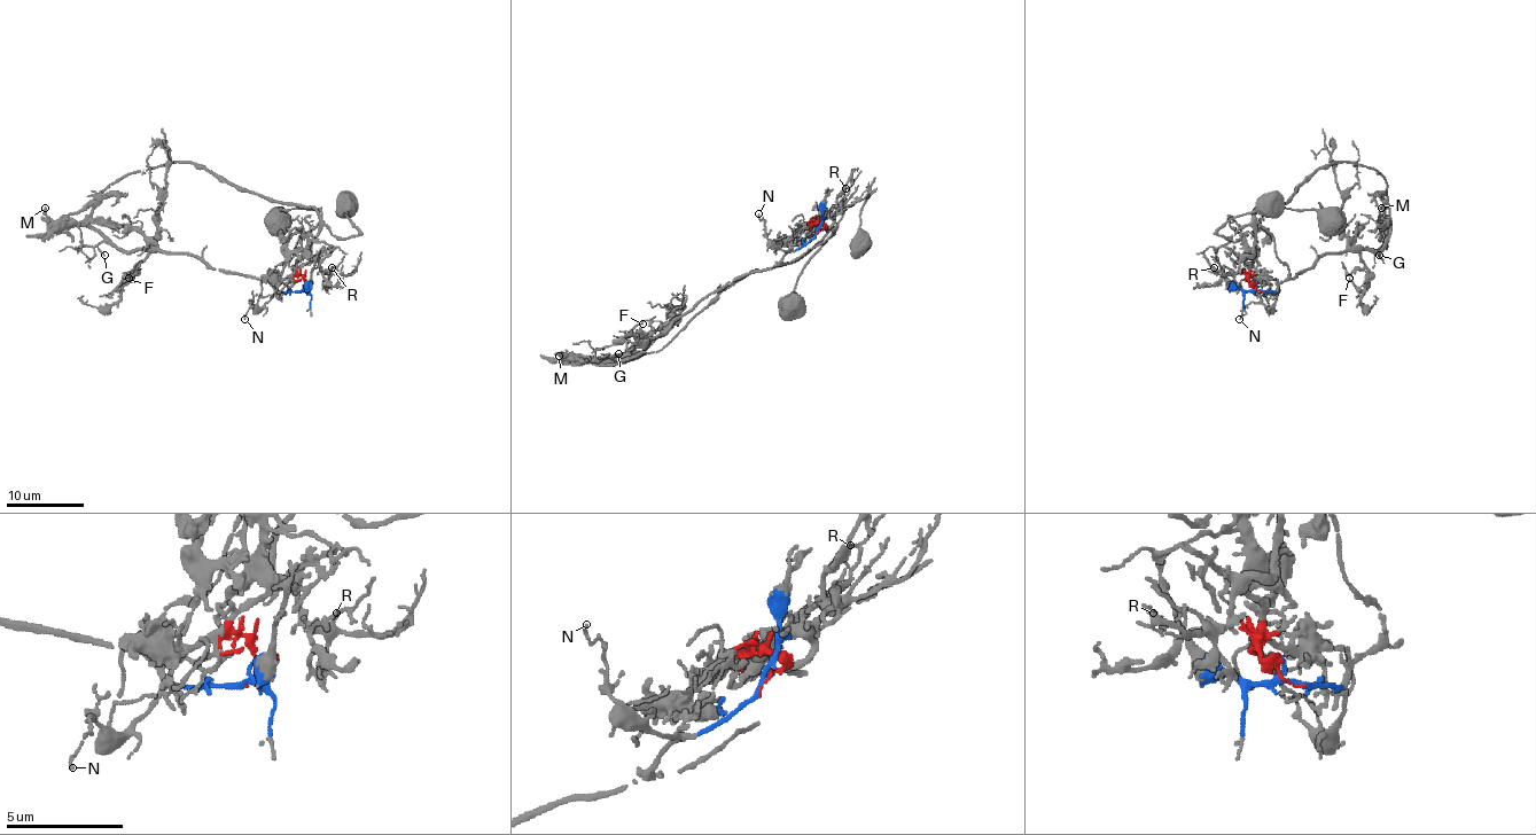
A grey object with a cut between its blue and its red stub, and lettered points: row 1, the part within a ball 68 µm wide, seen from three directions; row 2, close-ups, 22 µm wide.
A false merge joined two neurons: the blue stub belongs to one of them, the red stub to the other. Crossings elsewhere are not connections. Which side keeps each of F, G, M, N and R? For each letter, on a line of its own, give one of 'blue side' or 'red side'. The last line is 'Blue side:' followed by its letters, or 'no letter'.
F: blue side
G: blue side
M: red side
N: blue side
R: red side
Blue side: F, G, N

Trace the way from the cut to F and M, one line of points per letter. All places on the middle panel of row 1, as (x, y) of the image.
F: (817, 231), (773, 267), (737, 276), (703, 296), (649, 341), (638, 341), (632, 333), (641, 324)
M: (819, 231), (823, 225), (811, 219), (833, 228), (796, 259), (734, 279), (655, 352), (632, 360), (559, 356)

